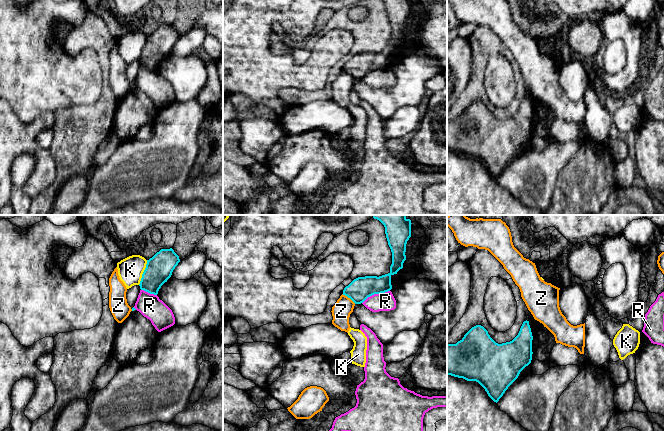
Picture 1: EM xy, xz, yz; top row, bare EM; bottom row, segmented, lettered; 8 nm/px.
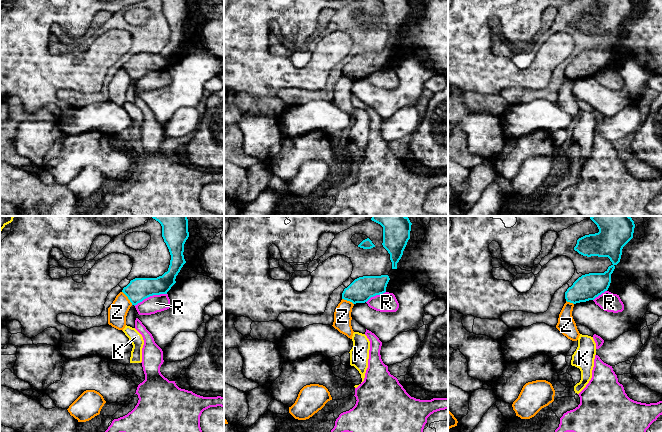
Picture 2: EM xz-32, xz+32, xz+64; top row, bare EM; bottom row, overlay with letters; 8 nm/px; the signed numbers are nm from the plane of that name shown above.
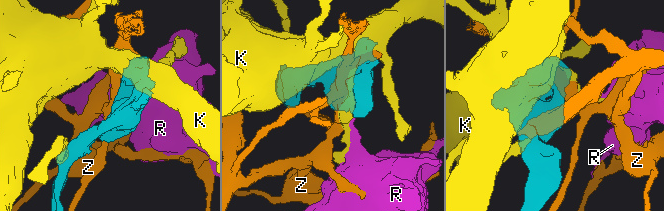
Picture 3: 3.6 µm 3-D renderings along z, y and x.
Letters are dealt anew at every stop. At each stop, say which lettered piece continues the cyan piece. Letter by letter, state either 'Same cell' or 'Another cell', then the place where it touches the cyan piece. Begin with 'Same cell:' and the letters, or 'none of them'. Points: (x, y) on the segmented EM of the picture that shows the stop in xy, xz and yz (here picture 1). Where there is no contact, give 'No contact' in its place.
Same cell: none of them
K: Another cell. Touches cyan at xy (143, 272)
R: Another cell. Touches cyan at xz (375, 293)
Z: Another cell. Touches cyan at xz (349, 297)

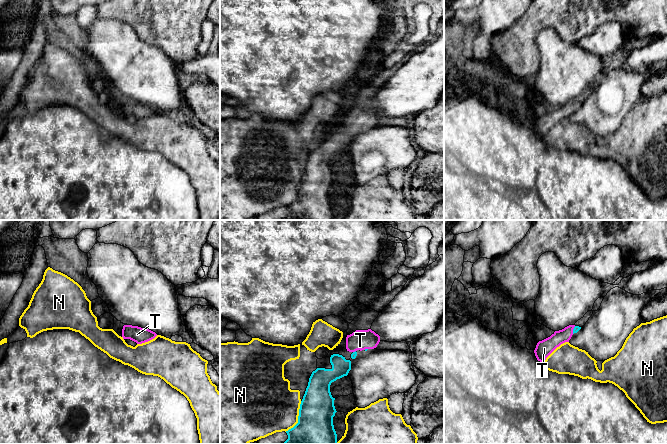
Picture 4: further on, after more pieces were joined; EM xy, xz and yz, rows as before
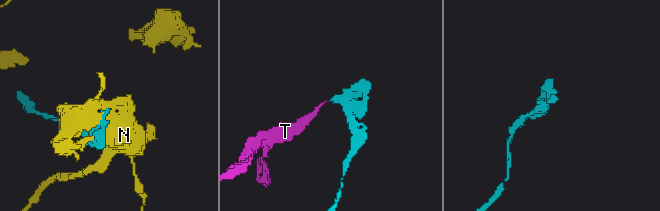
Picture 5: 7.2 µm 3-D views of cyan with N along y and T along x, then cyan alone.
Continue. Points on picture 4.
Same cell: T
N: Another cell. Touches cyan at xz (298, 418)
T: Same cell. Touches cyan at yz (573, 330)

